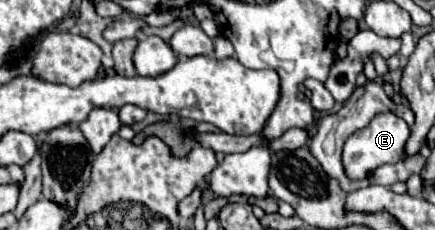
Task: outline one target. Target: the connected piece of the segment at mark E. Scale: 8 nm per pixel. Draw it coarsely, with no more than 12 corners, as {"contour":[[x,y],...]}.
{"contour":[[377,115],[343,147],[351,181],[405,159],[407,123]]}

